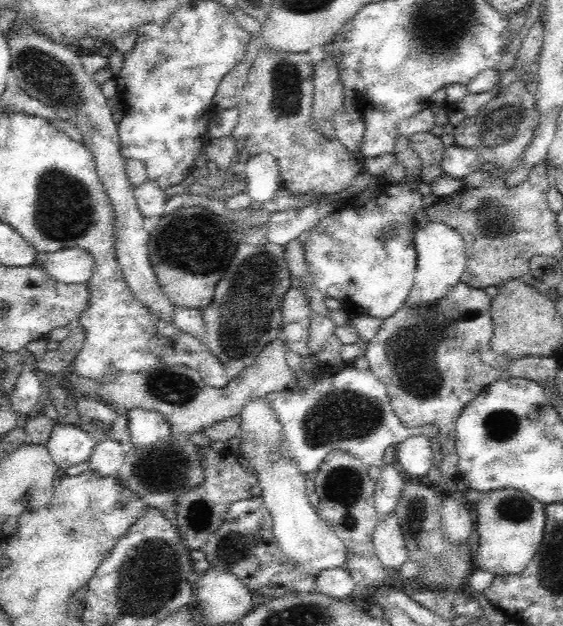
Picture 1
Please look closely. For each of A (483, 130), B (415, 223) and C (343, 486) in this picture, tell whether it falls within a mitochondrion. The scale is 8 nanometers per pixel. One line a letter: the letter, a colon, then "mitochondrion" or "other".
A: mitochondrion
B: other
C: mitochondrion

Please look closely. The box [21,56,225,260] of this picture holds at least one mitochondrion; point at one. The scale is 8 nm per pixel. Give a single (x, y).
(65, 211)

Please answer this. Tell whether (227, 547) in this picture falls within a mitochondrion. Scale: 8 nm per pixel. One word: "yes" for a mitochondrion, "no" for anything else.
yes

